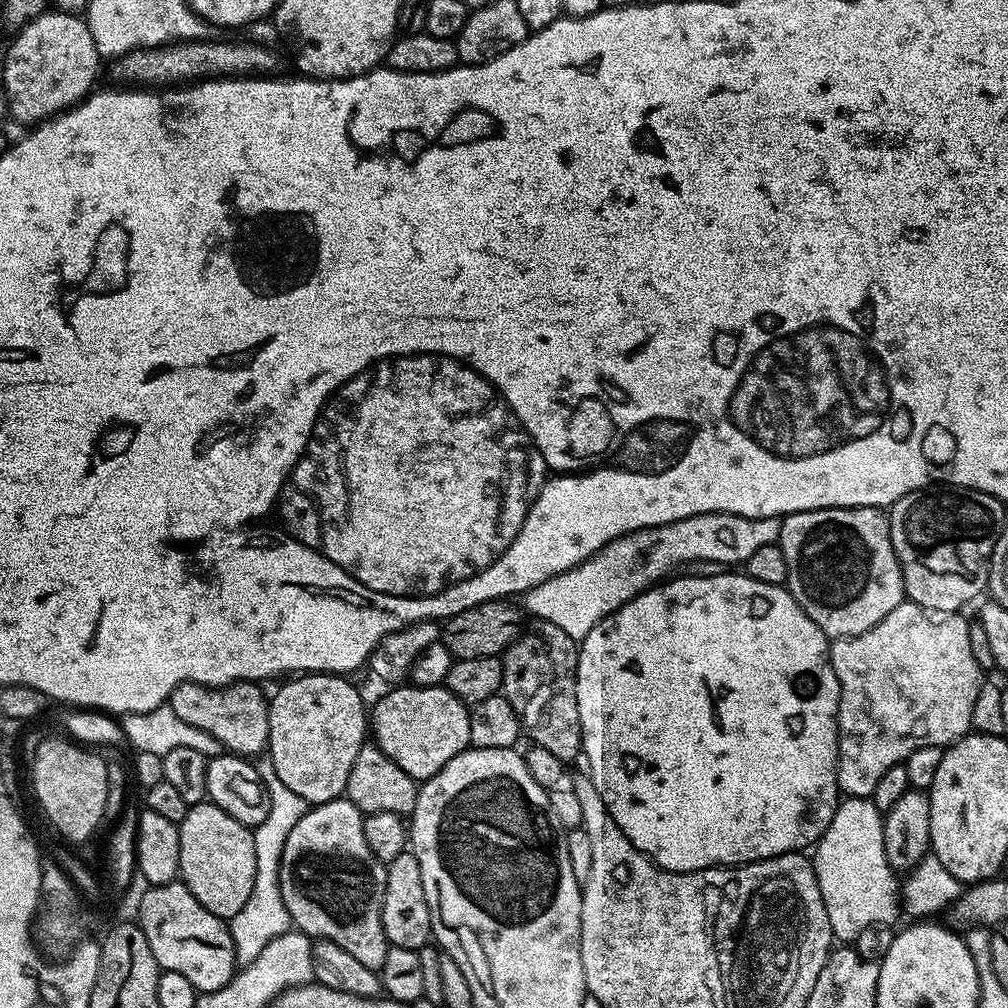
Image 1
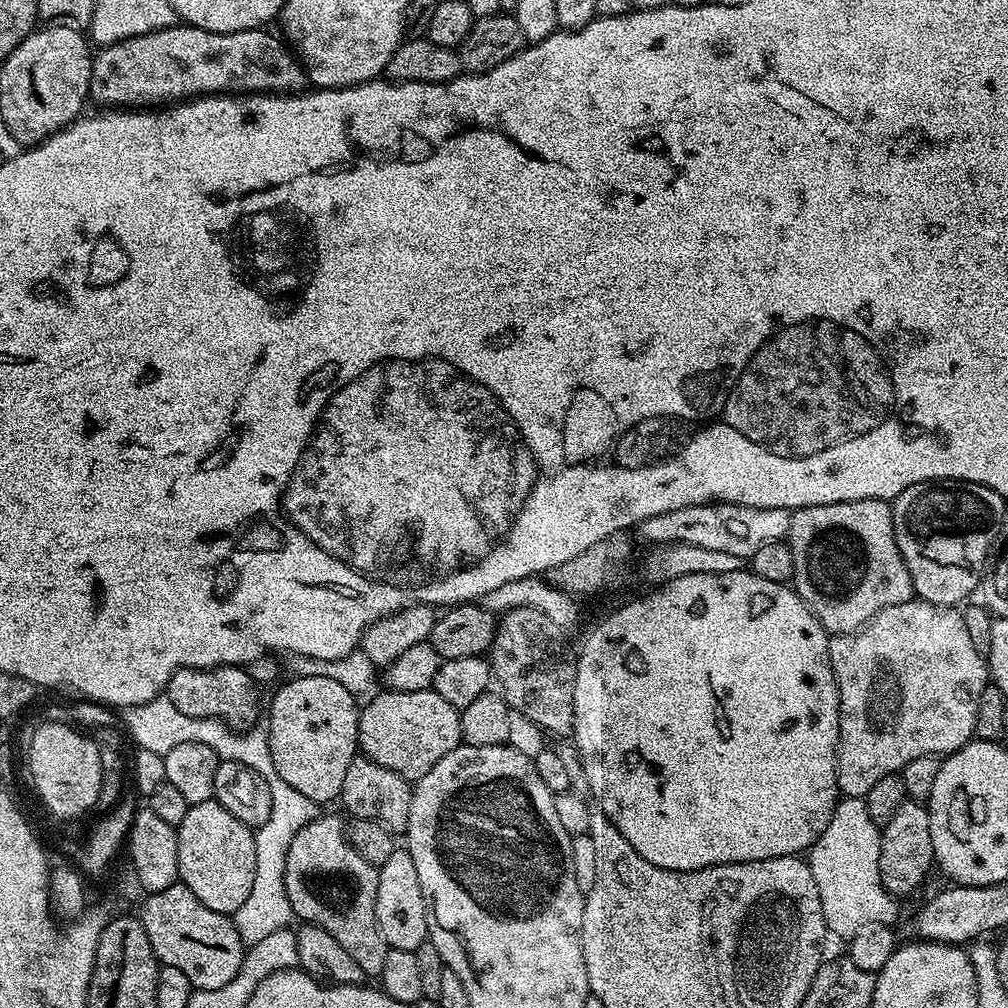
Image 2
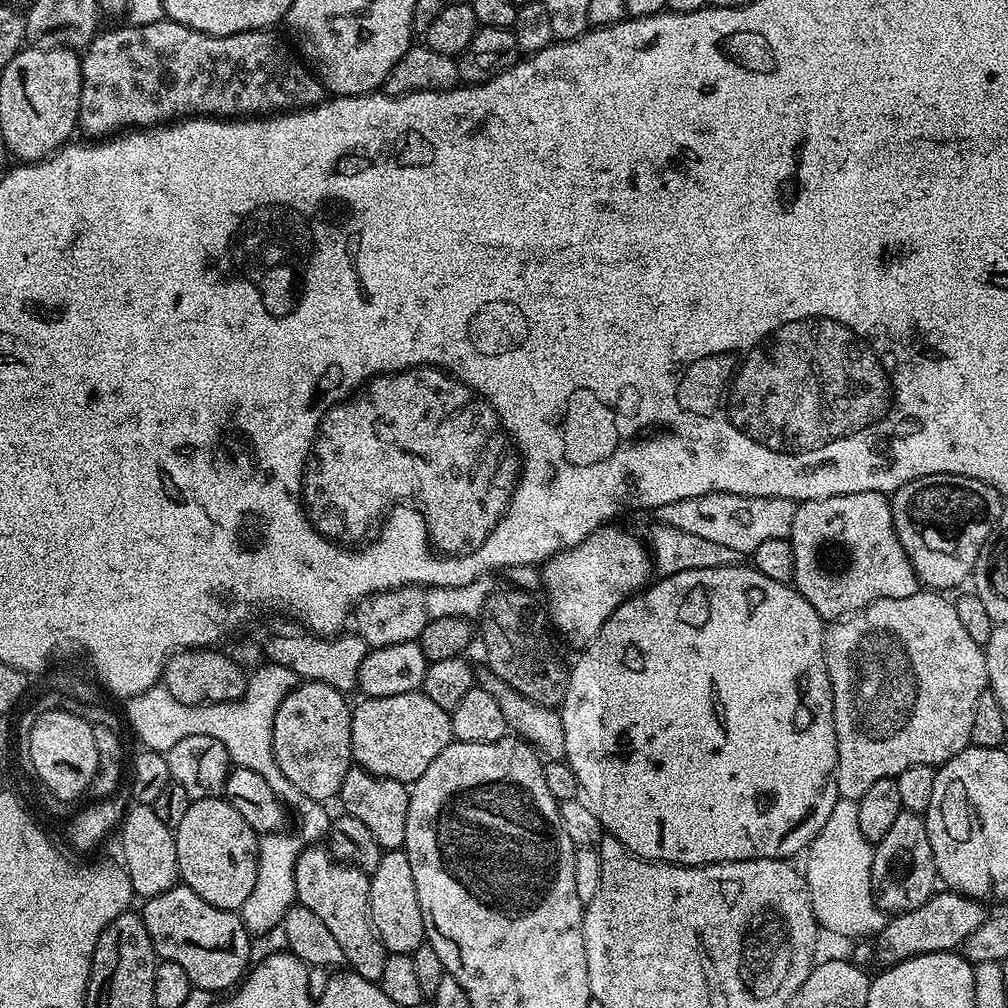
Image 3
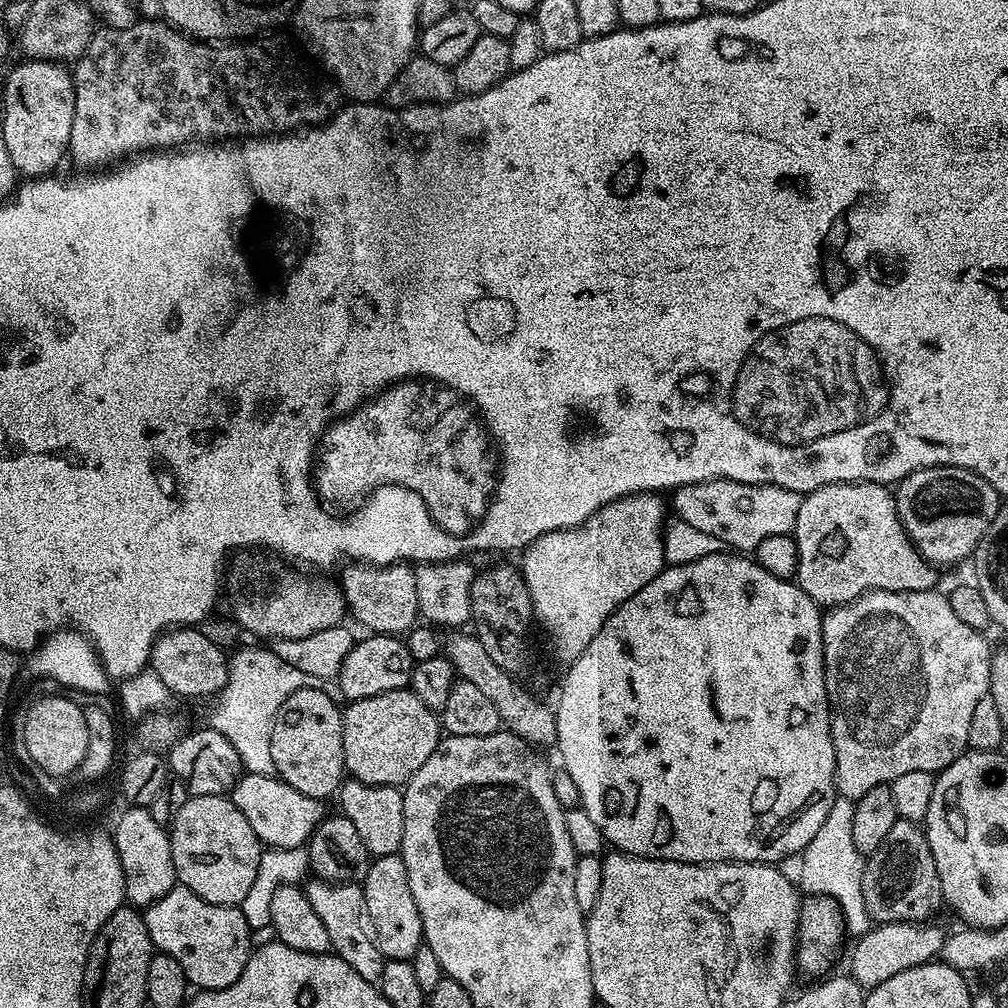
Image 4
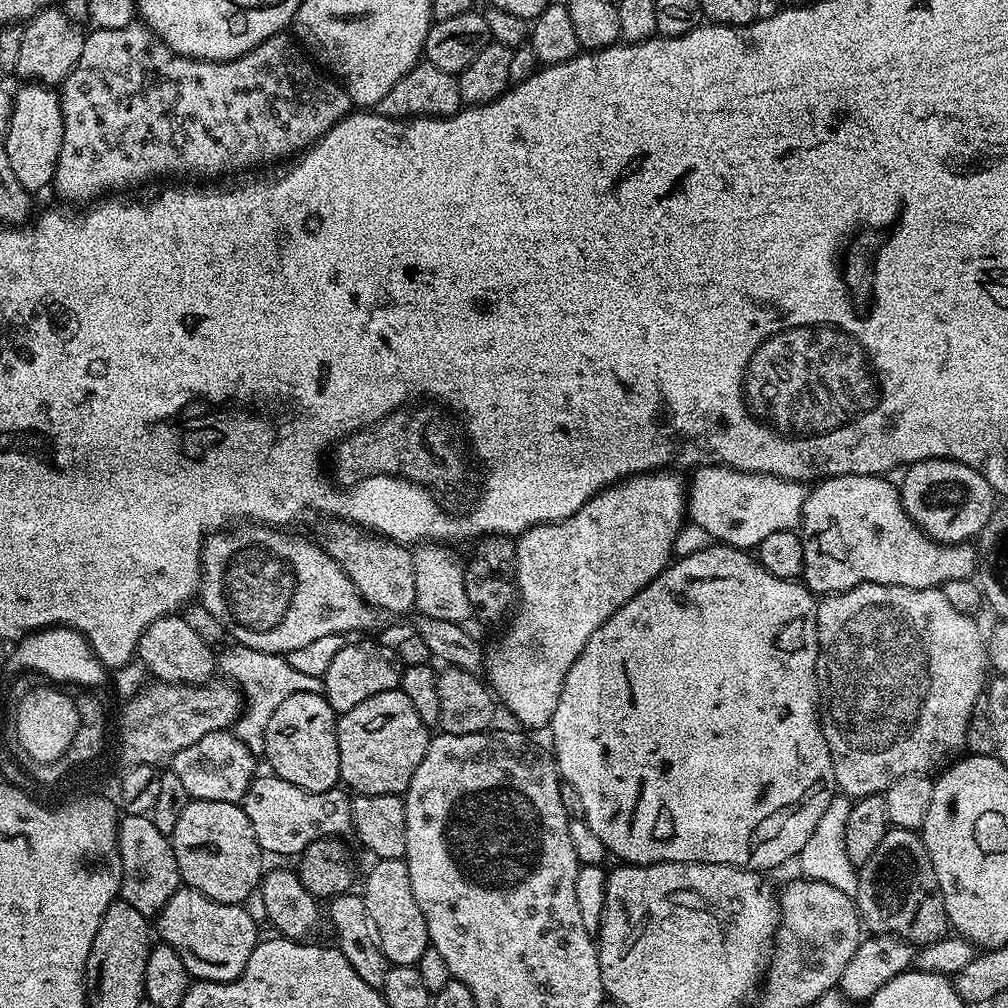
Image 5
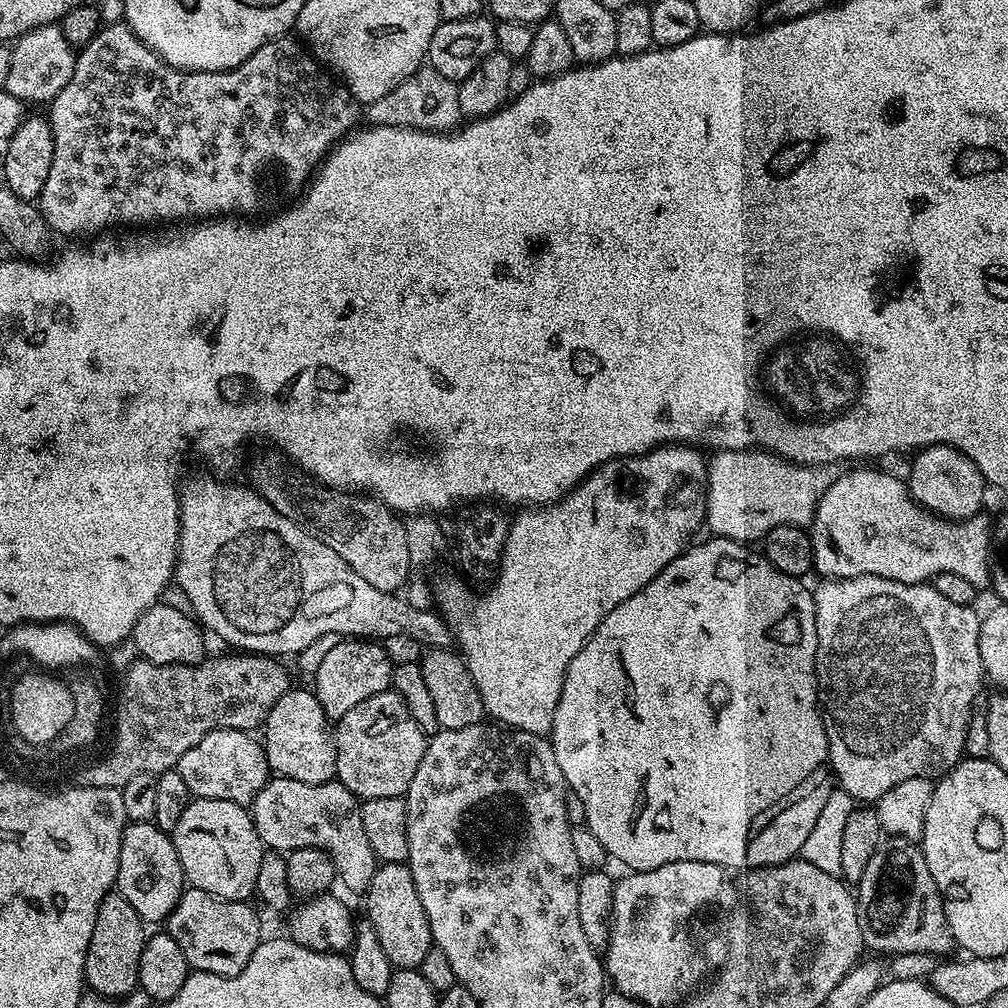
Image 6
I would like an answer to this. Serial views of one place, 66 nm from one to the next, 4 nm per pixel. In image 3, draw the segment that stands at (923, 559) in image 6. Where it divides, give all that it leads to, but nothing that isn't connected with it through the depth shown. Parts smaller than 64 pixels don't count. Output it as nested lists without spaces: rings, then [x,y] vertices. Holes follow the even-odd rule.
[[[885,493],[838,494],[797,503],[790,539],[796,571],[794,587],[825,622],[835,622],[845,614],[860,612],[882,598],[910,598],[910,594],[918,590],[916,572],[906,550],[902,550],[892,521],[892,506]]]

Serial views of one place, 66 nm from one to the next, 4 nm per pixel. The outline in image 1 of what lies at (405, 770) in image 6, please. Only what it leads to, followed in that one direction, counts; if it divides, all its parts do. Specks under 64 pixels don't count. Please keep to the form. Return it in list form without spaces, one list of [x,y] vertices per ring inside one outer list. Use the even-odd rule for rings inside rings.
[[[396,686],[388,690],[376,705],[371,705],[370,736],[390,762],[402,766],[410,778],[423,782],[438,774],[450,758],[470,747],[470,708],[447,686]]]

